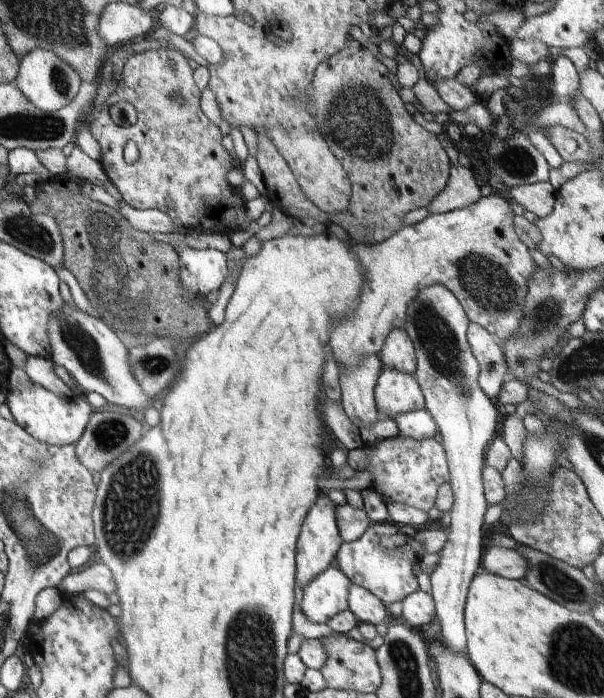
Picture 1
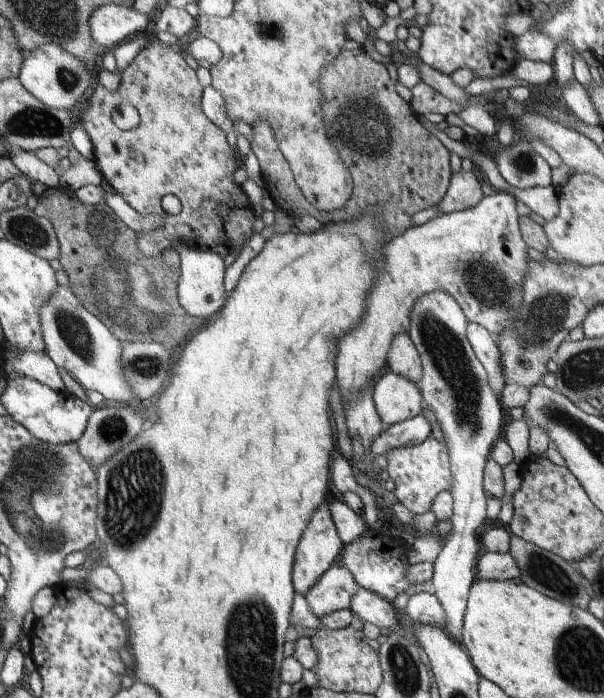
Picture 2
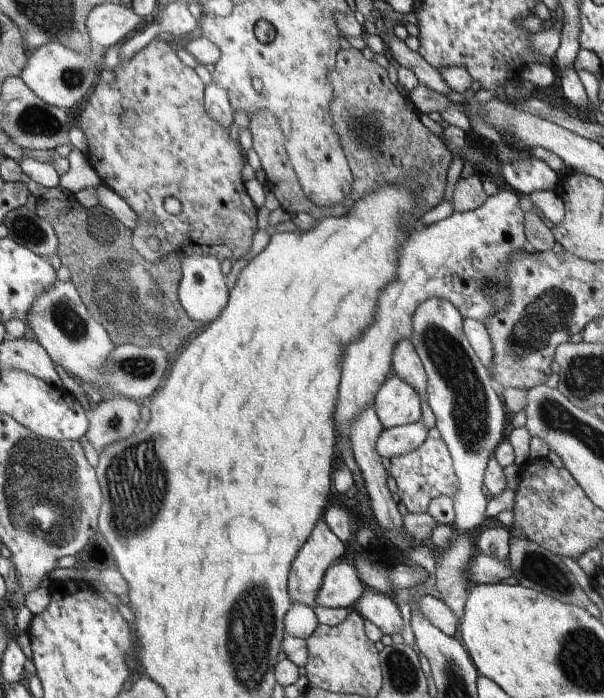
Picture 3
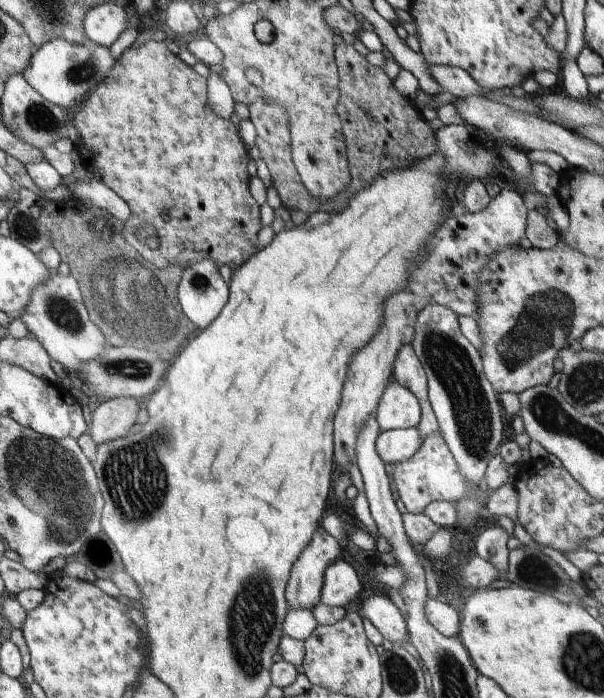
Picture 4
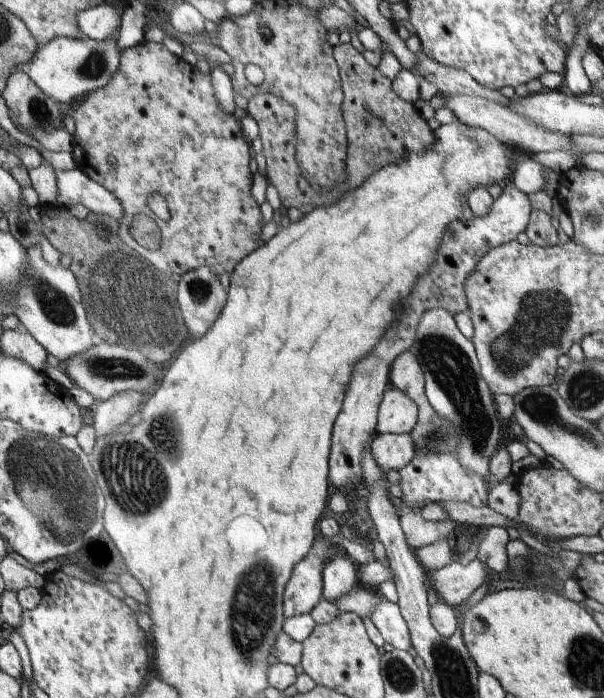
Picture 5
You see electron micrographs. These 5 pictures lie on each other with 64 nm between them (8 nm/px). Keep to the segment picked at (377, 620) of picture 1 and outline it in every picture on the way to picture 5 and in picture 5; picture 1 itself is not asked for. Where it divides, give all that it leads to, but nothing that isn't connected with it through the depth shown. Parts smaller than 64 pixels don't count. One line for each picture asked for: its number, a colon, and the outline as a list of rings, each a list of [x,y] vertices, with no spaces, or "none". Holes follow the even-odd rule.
2: [[[361,588],[353,592],[349,600],[349,612],[357,616],[361,624],[373,624],[375,628],[391,628],[399,618],[399,614],[393,612],[391,604]]]
3: [[[363,590],[351,610],[357,612],[363,622],[365,620],[371,622],[383,636],[393,638],[393,634],[401,634],[403,622],[401,622],[399,606],[389,596]]]
4: [[[375,594],[359,600],[359,616],[371,620],[383,638],[407,646],[407,622],[387,596]]]
5: [[[379,596],[379,602],[375,604],[369,618],[375,624],[375,628],[379,630],[379,634],[383,636],[383,640],[389,642],[395,650],[407,650],[409,648],[411,636],[409,636],[407,624],[405,624],[397,604],[391,604]]]

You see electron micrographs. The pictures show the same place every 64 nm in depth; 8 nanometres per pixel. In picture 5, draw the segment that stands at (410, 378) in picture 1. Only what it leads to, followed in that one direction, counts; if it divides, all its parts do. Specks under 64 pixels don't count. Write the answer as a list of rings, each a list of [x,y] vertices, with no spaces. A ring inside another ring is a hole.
[[[387,388],[377,410],[375,434],[409,434],[419,418],[417,404],[401,390]]]

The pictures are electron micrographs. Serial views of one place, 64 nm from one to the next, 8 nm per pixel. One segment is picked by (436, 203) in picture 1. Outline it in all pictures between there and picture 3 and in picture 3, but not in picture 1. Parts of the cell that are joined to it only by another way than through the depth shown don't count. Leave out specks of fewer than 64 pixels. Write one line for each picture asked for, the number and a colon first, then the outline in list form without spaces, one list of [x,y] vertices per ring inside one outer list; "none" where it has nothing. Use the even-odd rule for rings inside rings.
2: [[[457,170],[457,172],[451,172],[447,192],[433,208],[435,208],[435,214],[461,212],[461,210],[475,206],[481,198],[483,198],[483,194],[481,194],[481,188],[479,188],[473,172]]]
3: [[[459,176],[453,184],[451,198],[447,198],[447,200],[451,204],[451,212],[463,214],[463,212],[469,212],[469,210],[475,210],[477,206],[481,206],[485,198],[487,196],[483,194],[483,188],[481,188],[481,182],[477,176],[467,176],[467,178]]]

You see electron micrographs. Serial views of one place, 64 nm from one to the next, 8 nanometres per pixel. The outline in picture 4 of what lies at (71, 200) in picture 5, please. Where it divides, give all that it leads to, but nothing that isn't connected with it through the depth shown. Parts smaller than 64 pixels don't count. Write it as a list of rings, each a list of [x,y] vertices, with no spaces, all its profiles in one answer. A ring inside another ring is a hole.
[[[77,182],[73,186],[69,186],[69,190],[73,192],[73,198],[77,202],[81,200],[89,200],[93,206],[99,206],[99,210],[109,212],[111,216],[115,216],[117,220],[129,224],[133,220],[129,206],[123,202],[121,196],[117,196],[113,190],[109,190],[103,182]]]

